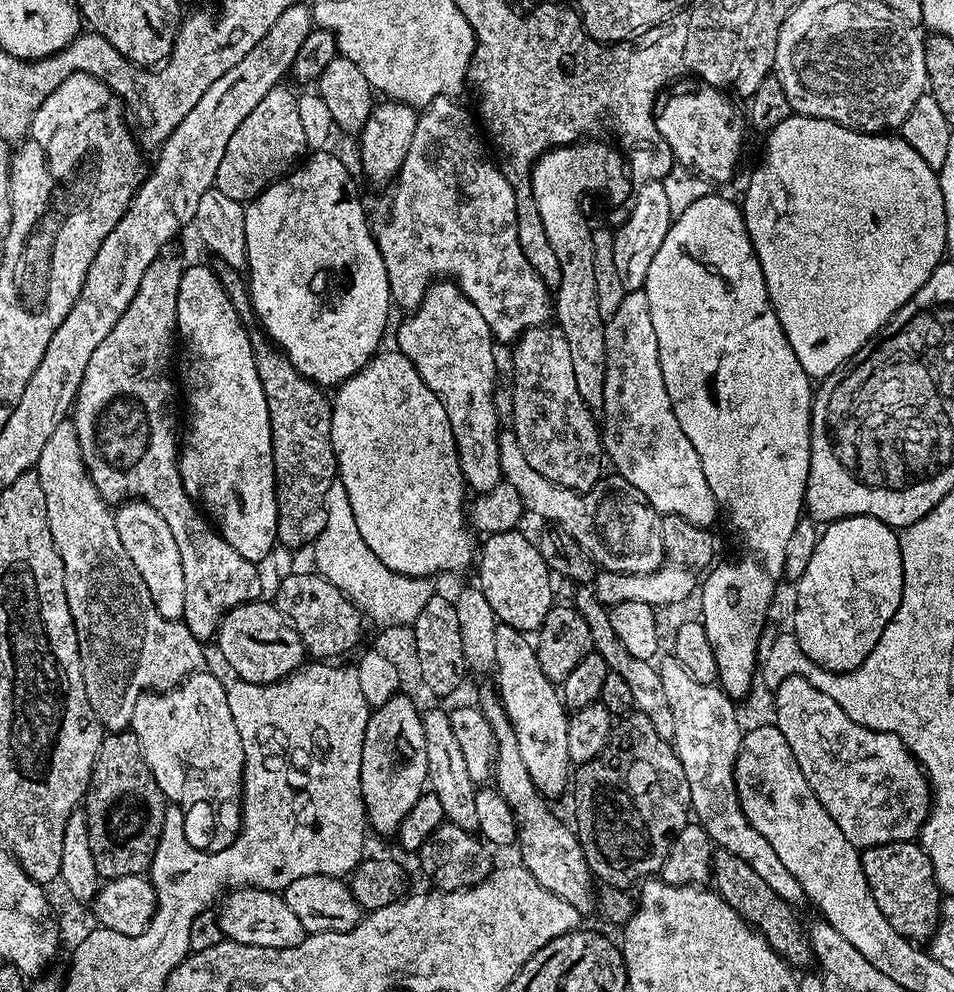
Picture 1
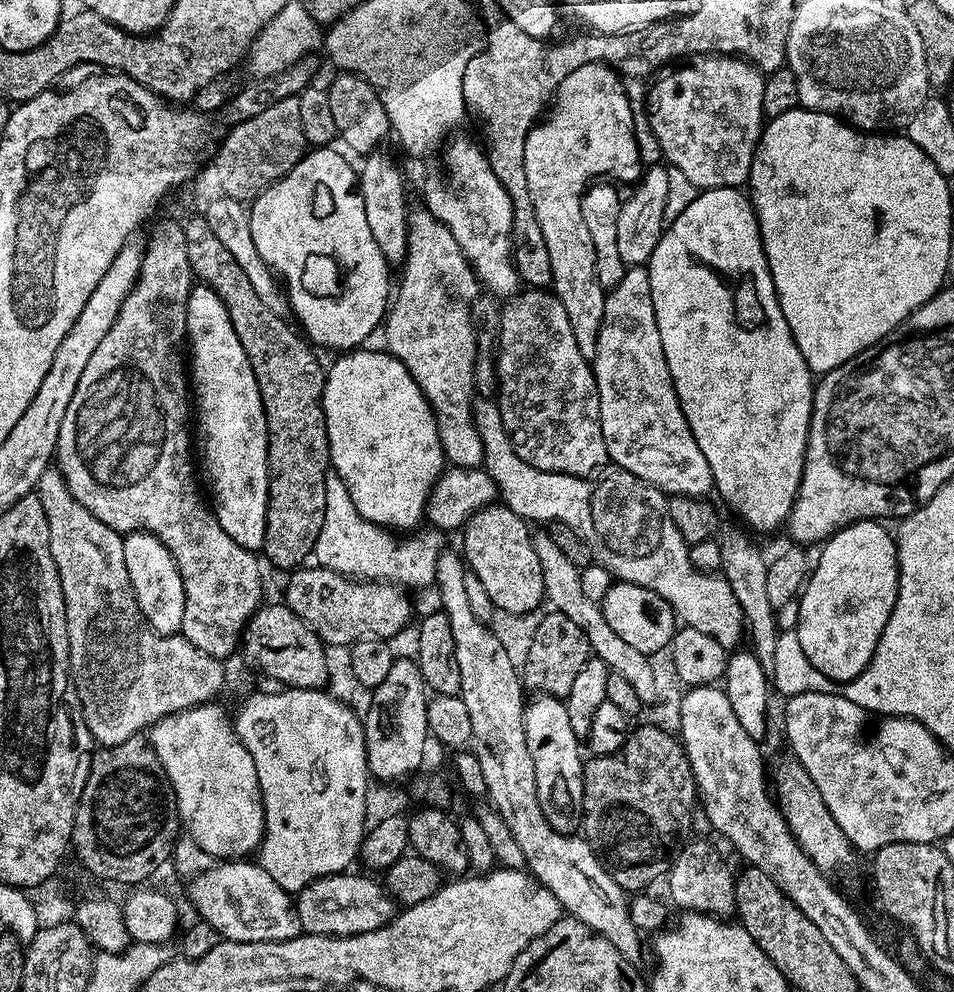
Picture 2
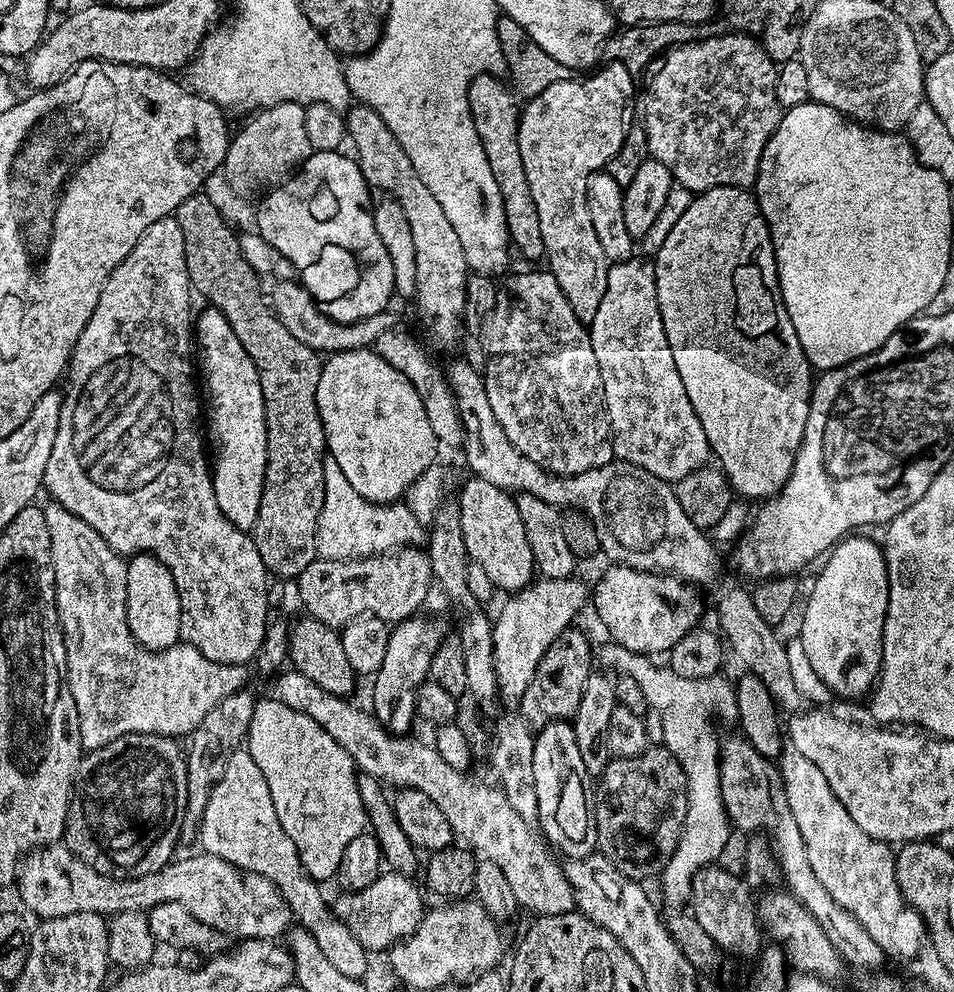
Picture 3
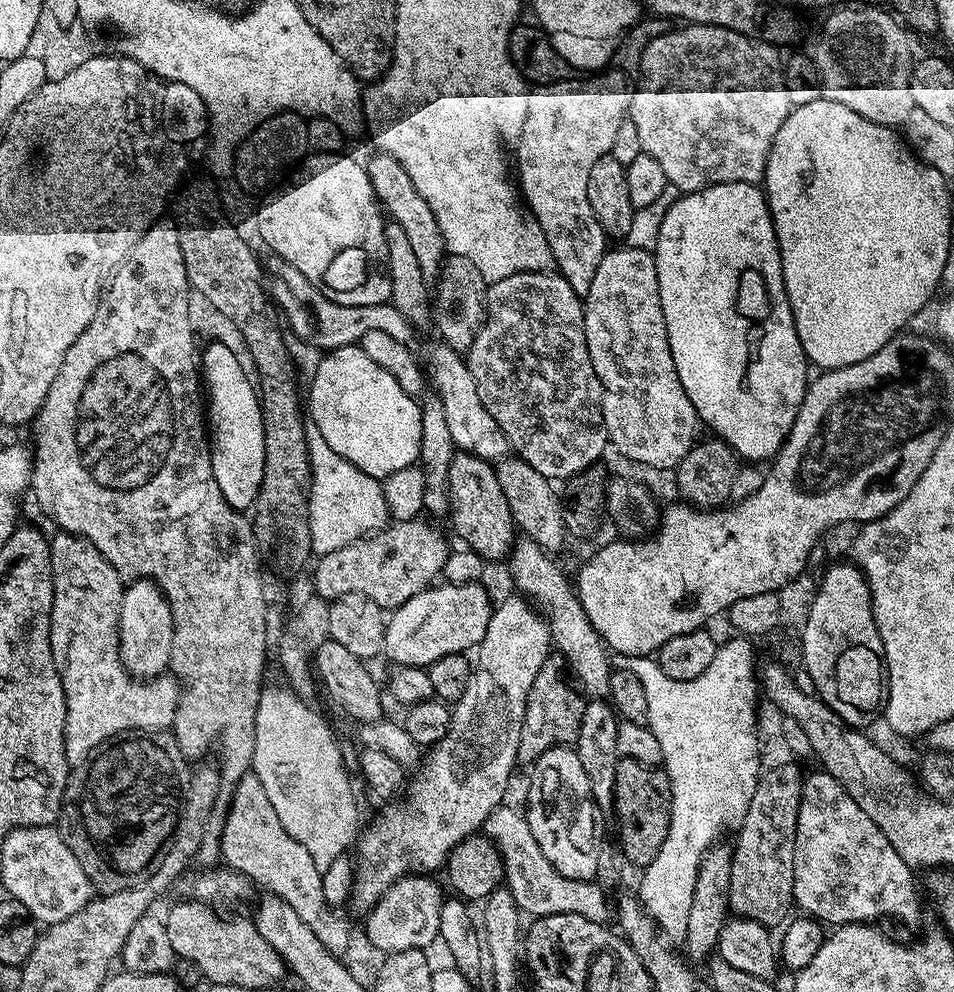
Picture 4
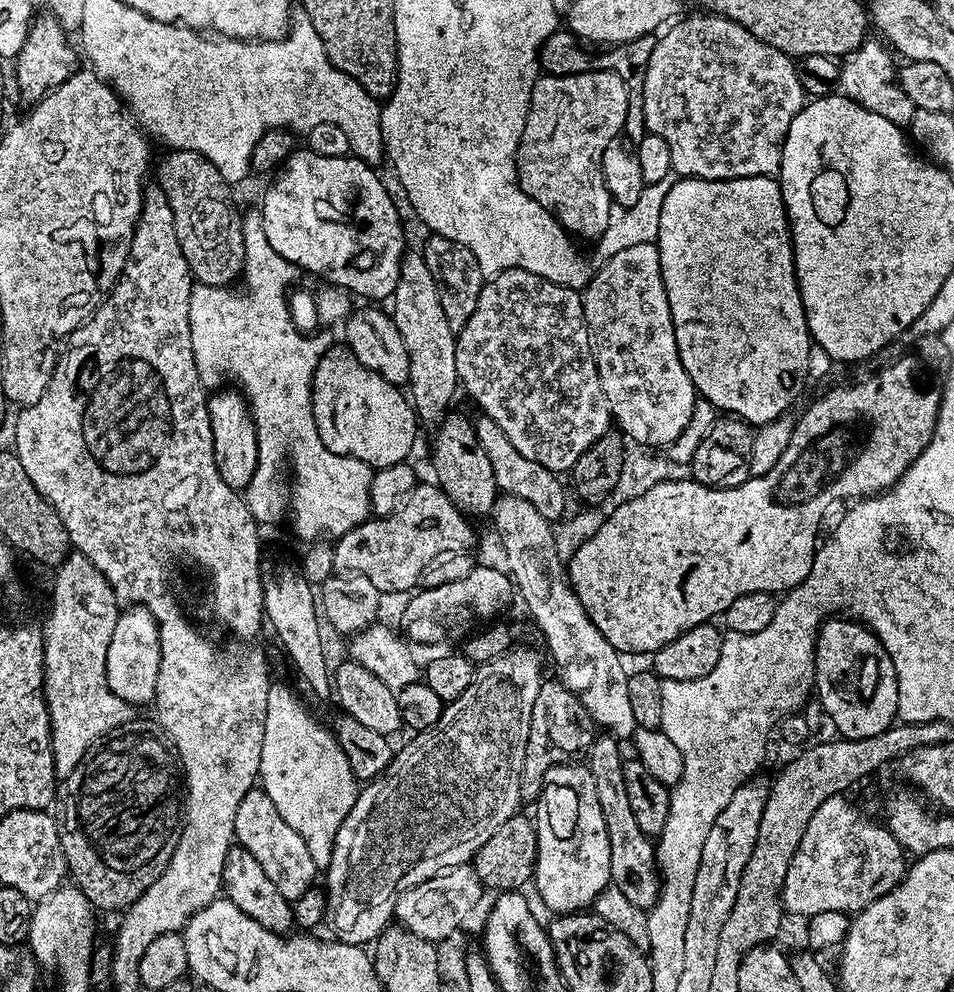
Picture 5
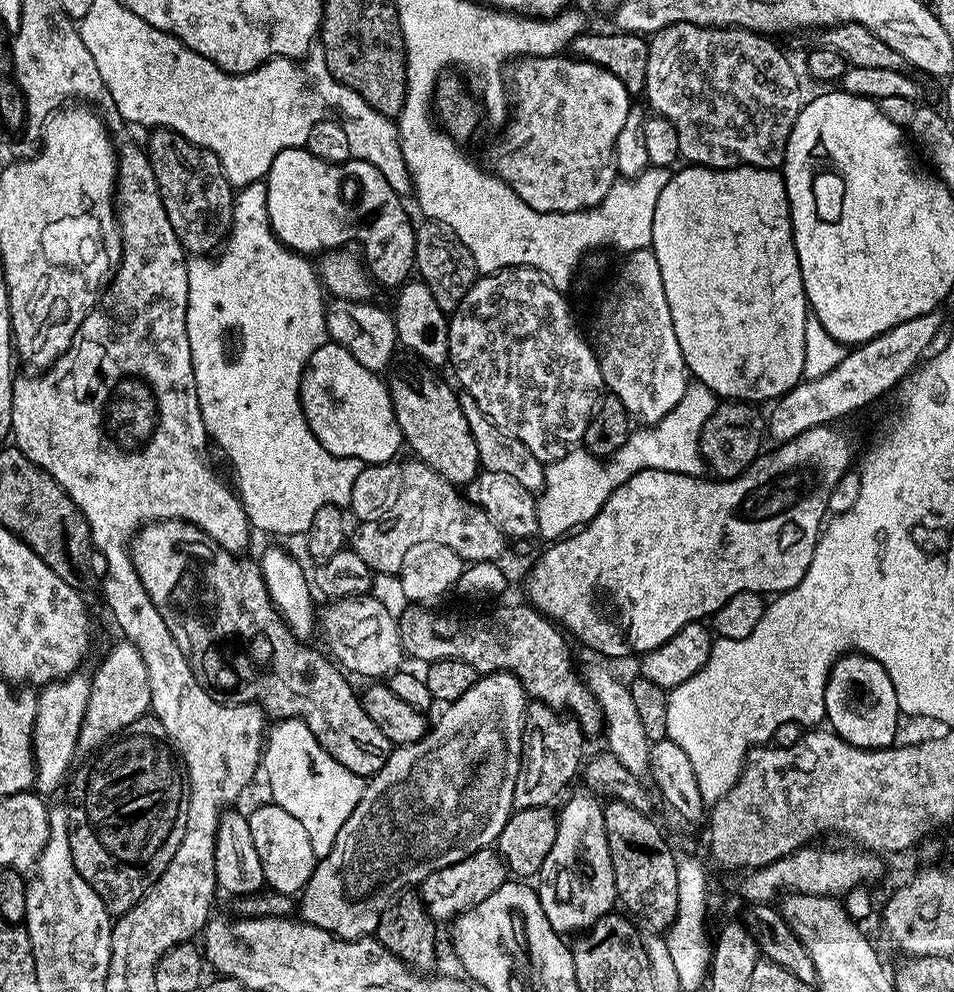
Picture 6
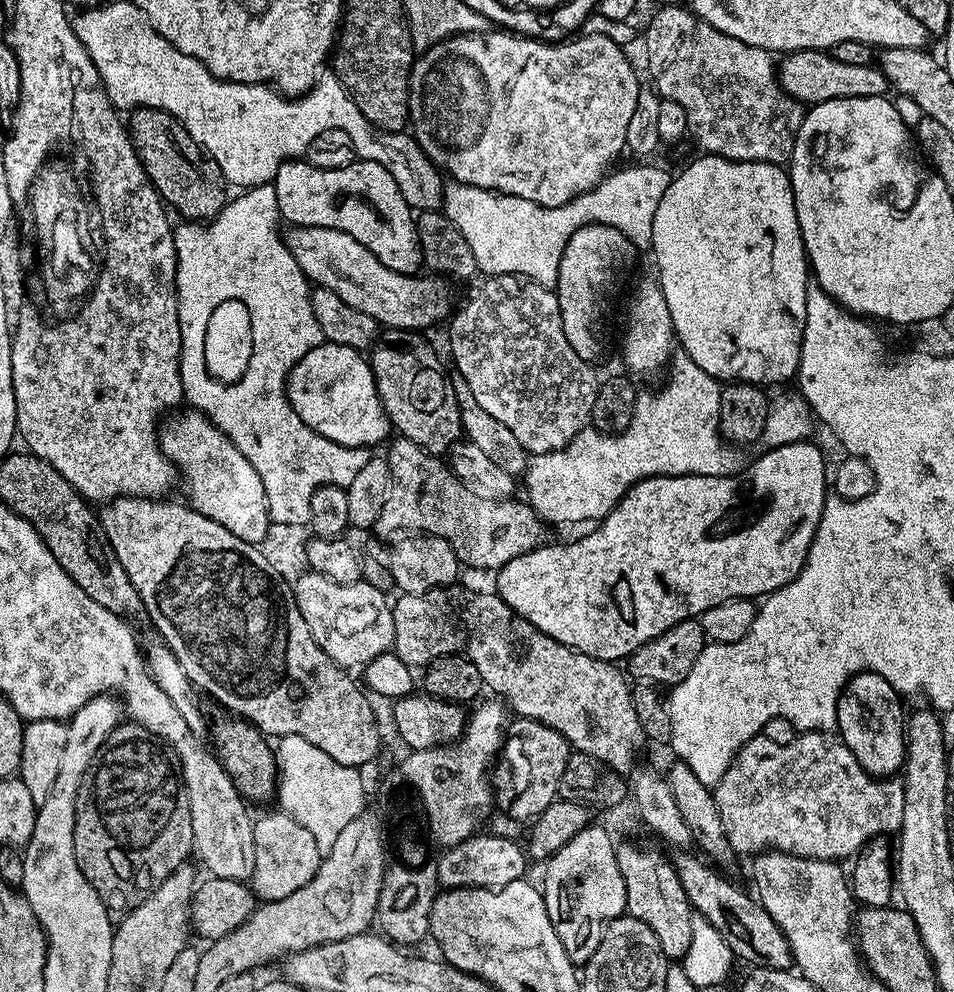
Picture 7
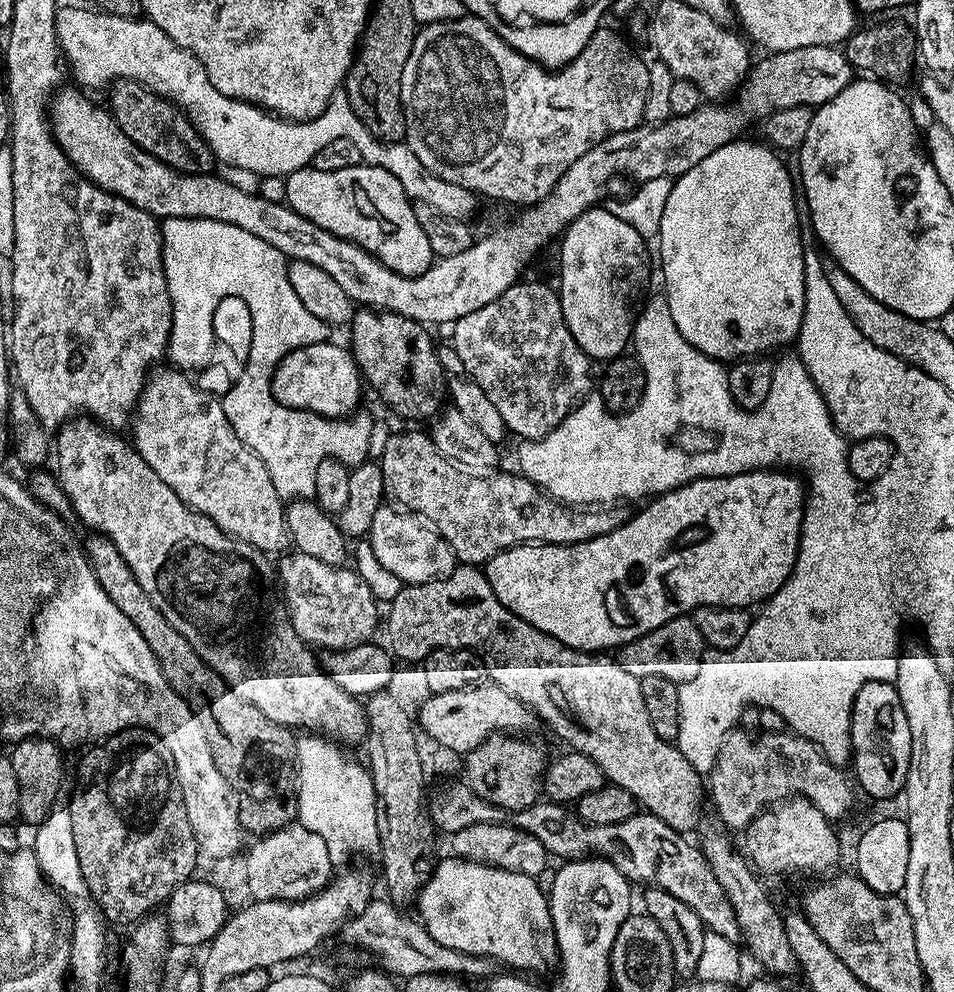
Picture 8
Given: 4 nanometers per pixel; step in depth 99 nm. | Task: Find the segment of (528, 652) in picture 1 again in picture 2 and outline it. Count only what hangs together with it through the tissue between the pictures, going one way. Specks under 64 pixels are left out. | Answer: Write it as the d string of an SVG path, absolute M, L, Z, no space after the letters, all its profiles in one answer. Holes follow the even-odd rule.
M541 697L533 701L525 707L524 725L526 747L530 749L530 758L534 758L538 802L542 806L542 814L546 814L546 822L550 822L555 832L572 834L577 831L584 810L585 761L580 760L582 744L574 734L574 726L570 726L567 703L555 697Z

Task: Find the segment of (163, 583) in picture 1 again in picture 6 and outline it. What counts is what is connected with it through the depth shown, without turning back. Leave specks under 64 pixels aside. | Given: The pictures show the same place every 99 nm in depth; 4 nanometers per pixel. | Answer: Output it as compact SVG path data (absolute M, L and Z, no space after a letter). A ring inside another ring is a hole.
M121 639L119 643L105 654L96 673L91 673L90 702L84 715L84 728L80 732L77 753L91 754L103 748L123 728L130 726L130 722L149 715L152 706L150 674L146 674L142 654L138 654L138 650L129 640Z

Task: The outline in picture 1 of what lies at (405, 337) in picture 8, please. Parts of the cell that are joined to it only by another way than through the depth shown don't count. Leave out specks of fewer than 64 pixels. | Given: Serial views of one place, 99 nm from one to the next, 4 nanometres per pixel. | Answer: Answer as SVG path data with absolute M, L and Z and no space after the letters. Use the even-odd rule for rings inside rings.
M520 530L491 533L485 535L483 540L484 545L478 548L478 587L486 602L490 602L490 610L494 610L497 621L505 627L518 629L525 634L539 631L547 612L554 605L554 576L542 558L539 547L533 541L531 544Z

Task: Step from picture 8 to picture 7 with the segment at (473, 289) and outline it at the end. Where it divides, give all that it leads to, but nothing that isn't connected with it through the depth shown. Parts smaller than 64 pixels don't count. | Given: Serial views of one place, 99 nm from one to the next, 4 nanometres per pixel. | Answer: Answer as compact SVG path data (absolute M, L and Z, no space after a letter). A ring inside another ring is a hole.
M824 50L787 53L786 58L779 61L778 75L784 92L805 106L838 98L874 98L885 95L890 88L888 80L879 67L871 63L851 65ZM292 226L287 230L289 232L283 233L284 244L309 281L334 290L342 302L354 306L354 310L362 310L362 314L370 314L377 325L396 328L392 330L424 330L420 328L449 319L453 308L447 279L432 274L398 274L390 270L390 266L382 266L358 238L350 238L350 234L342 230L322 226Z

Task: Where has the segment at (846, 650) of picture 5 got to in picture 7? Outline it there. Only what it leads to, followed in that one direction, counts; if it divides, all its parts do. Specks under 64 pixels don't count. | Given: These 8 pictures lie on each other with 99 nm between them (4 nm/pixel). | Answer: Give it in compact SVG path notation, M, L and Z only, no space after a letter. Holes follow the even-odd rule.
M858 672L854 676L848 677L848 684L838 698L836 707L836 728L839 739L843 740L854 758L869 772L877 778L892 778L903 769L906 763L906 711L902 705L900 693L882 678L873 672Z

